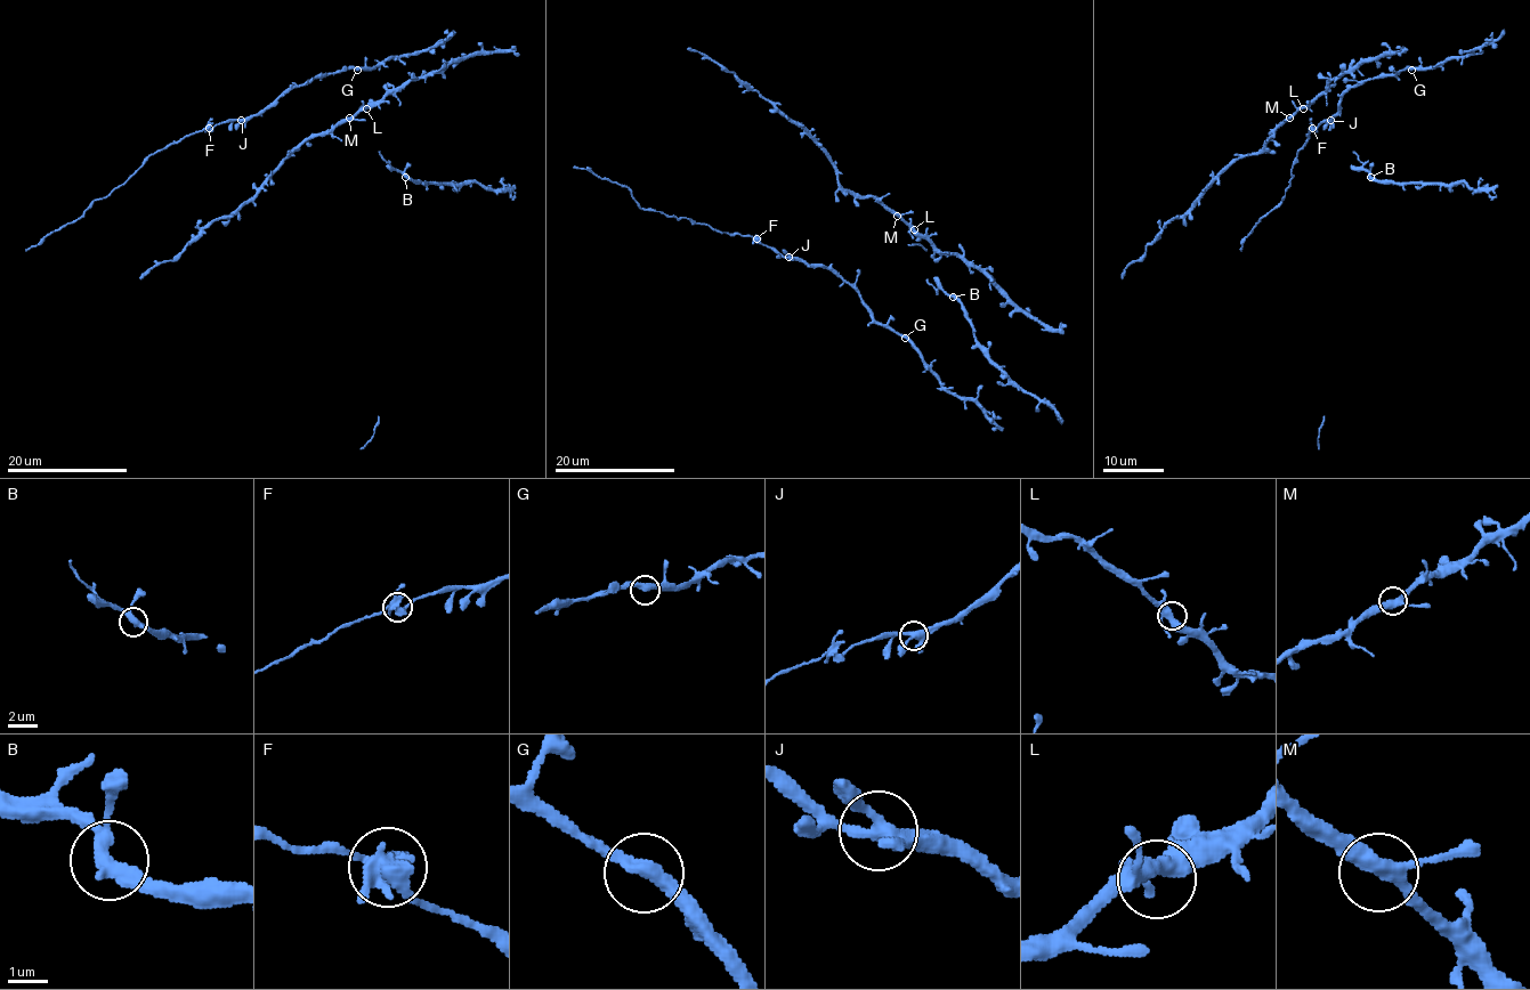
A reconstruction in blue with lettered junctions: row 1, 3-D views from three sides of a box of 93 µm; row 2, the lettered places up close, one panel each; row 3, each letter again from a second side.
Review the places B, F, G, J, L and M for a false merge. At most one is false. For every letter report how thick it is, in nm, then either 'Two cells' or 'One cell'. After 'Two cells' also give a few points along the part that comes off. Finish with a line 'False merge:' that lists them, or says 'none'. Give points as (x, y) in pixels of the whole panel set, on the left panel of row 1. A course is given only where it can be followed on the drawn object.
B: Thickness 320 nm. One cell
F: Thickness 360 nm. Two cells. Course of the part to remove: (209, 128), (184, 136), (153, 153), (120, 186), (104, 197), (95, 199), (78, 219), (47, 234), (25, 250)
G: Thickness 360 nm. One cell
J: Thickness 320 nm. One cell
L: Thickness 360 nm. One cell
M: Thickness 360 nm. One cell
False merge: F

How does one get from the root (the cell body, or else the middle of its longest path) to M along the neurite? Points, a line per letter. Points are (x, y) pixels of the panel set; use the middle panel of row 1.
M: (907, 232), (909, 227), (897, 216)

